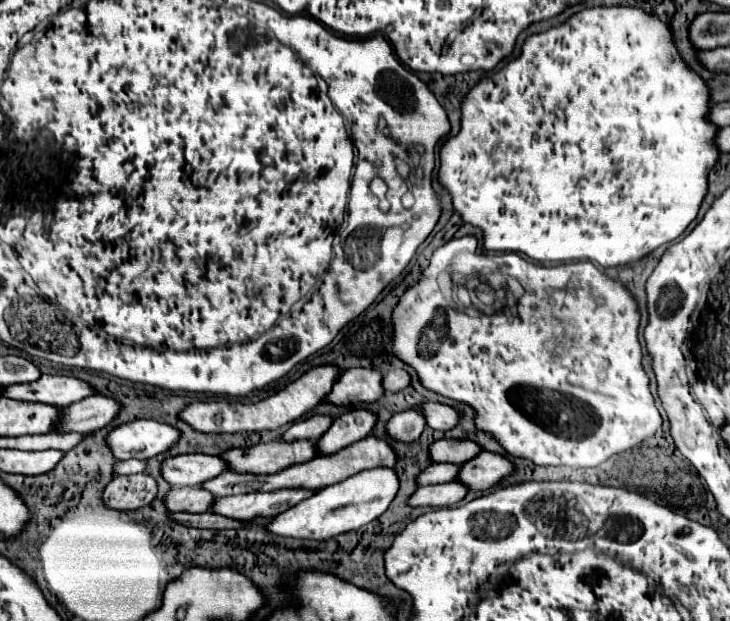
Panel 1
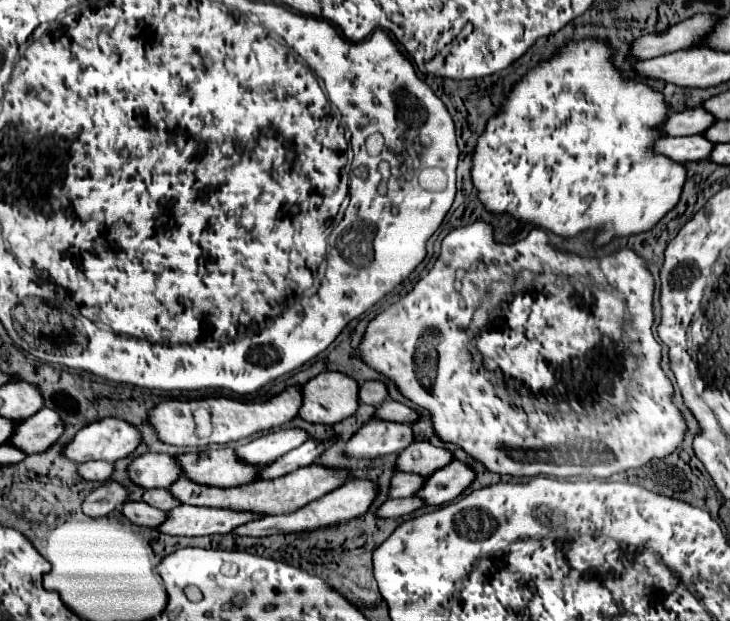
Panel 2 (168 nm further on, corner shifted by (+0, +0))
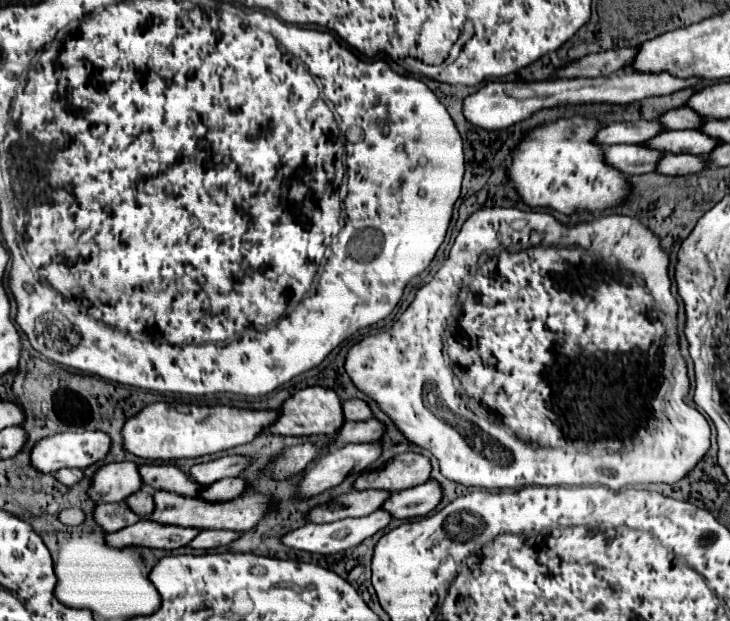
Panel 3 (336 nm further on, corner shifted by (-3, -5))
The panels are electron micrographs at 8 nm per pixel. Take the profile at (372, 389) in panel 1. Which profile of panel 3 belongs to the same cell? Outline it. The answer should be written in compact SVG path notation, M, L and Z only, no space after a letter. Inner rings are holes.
M312 386L312 388L298 390L294 396L290 396L280 408L276 422L272 422L266 430L272 434L282 434L282 436L312 436L312 434L332 436L336 434L336 428L340 428L342 422L344 422L342 404L336 392L320 388L320 386Z

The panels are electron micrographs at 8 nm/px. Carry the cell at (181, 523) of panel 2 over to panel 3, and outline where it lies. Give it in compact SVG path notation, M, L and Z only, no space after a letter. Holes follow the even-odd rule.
M136 522L118 532L104 534L104 542L112 548L128 548L128 546L144 546L156 550L176 550L188 544L198 532L194 528L160 528L160 524Z

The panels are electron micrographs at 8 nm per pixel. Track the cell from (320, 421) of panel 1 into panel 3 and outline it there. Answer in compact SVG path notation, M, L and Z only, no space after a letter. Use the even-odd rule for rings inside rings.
M224 456L224 458L212 460L212 462L196 464L186 474L194 482L204 484L204 486L210 486L216 480L238 476L246 466L248 466L248 458L244 458L244 456Z

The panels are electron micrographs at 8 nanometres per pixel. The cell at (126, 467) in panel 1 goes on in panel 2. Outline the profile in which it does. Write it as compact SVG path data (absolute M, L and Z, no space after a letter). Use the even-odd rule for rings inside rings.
M89 461L89 463L81 463L81 477L83 479L89 479L89 481L109 481L113 471L115 471L115 465L109 463L109 461Z

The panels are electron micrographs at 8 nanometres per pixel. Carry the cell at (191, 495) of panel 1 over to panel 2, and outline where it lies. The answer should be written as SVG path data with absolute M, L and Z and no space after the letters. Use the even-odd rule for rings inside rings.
M149 489L149 491L145 491L143 501L157 509L163 509L163 511L171 511L181 505L181 501L177 497L173 497L173 493L167 489Z

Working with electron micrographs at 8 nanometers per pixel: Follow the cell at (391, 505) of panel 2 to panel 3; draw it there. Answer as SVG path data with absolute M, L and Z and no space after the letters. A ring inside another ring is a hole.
M376 510L368 516L362 516L362 518L344 518L344 520L336 520L336 522L330 522L330 524L304 524L288 534L284 534L280 538L280 542L288 548L294 548L294 550L304 550L304 552L316 552L316 554L336 554L336 552L344 552L348 548L354 548L358 546L362 540L370 538L372 534L376 534L378 530L386 528L390 524L390 516L388 512L382 512L382 510Z

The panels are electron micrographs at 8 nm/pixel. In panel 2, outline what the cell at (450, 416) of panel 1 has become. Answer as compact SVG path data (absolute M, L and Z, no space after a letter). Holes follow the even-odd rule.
M385 399L381 407L377 409L375 419L387 419L387 421L399 421L399 423L417 423L421 419L421 413L413 407L407 407L403 403L397 403L393 399Z

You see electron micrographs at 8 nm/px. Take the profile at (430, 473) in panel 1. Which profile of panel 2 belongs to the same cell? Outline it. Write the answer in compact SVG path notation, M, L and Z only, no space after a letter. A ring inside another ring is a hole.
M397 473L391 479L391 497L409 497L415 495L417 489L421 489L425 485L427 477L421 477L419 473Z

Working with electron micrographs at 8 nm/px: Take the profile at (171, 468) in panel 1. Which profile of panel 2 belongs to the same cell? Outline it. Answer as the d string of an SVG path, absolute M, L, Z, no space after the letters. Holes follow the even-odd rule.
M145 453L129 465L129 473L133 483L145 489L153 489L153 487L167 489L177 479L183 477L183 467L173 455Z

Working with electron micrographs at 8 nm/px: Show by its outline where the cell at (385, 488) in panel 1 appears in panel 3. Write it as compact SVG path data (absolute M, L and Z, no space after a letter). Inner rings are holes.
M200 532L194 540L188 542L188 548L194 548L194 550L212 550L212 548L230 544L238 536L240 536L240 532Z

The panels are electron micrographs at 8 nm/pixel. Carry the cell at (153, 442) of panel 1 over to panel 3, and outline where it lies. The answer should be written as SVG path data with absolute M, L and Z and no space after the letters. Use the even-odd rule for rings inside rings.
M60 432L42 438L30 452L30 464L38 472L60 468L86 468L108 454L110 438L104 432Z

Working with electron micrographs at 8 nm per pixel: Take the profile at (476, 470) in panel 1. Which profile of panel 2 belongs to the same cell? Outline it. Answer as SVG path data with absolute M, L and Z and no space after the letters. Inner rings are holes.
M453 461L435 471L419 491L427 505L443 505L457 499L473 481L477 473L463 461Z

